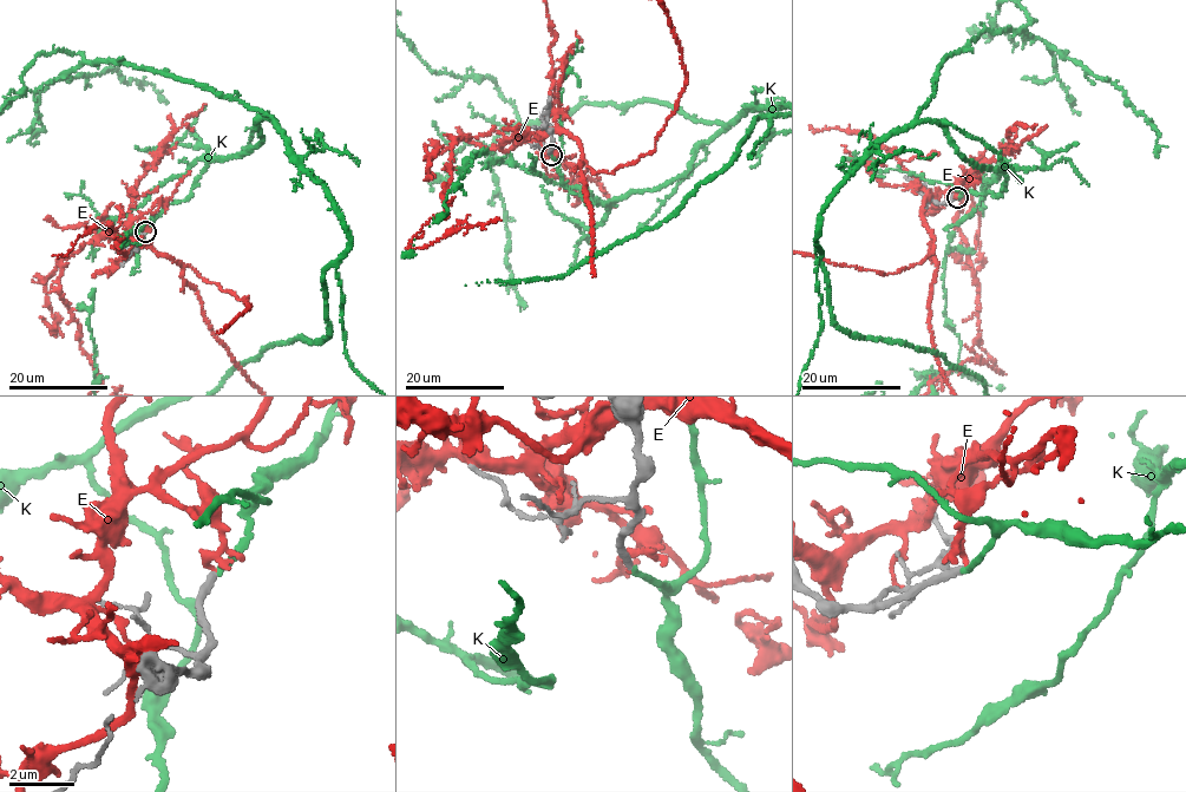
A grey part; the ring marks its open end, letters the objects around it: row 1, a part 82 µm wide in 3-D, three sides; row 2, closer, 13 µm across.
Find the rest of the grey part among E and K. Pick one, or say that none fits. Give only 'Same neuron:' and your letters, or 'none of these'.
Same neuron: K

